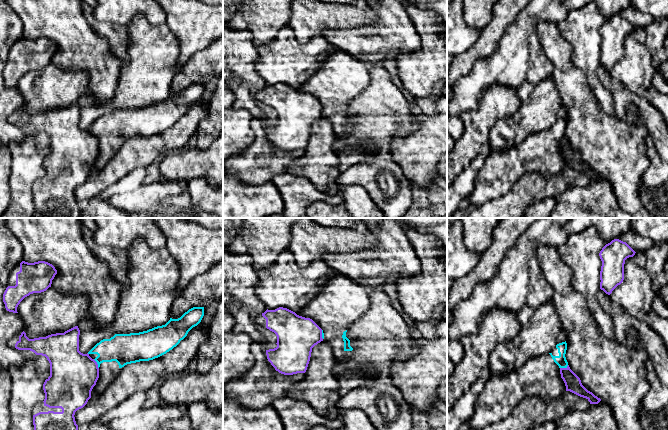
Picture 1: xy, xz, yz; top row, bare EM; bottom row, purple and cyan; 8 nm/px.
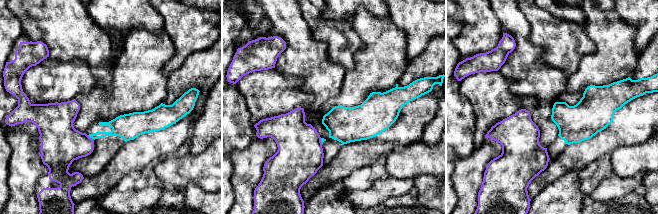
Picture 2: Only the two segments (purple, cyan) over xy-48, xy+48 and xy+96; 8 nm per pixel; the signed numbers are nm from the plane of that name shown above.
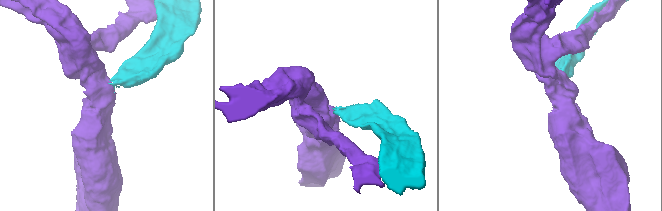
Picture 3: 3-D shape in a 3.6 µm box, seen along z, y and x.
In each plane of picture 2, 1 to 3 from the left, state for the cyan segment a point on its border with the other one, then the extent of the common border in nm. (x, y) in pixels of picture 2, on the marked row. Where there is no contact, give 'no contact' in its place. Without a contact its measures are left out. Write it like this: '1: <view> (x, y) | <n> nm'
1: xy-48 (91, 138) | 70 nm
2: xy+48 (320, 141) | 50 nm
3: no contact

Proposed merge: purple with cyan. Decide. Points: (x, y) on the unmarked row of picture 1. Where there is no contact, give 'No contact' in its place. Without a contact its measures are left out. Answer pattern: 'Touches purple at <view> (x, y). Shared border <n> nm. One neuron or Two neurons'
Touches purple at xy (97, 140). Shared border 90 nm. Two neurons

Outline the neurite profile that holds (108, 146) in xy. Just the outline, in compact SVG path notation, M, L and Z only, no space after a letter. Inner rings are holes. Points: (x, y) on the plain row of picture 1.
M193 83L178 95L170 94L165 101L139 109L115 110L110 115L101 116L88 128L88 130L98 131L94 136L99 144L99 154L91 167L91 173L99 171L106 166L119 146L125 141L153 136L172 126L187 112L193 103L201 98L203 92L204 83Z

